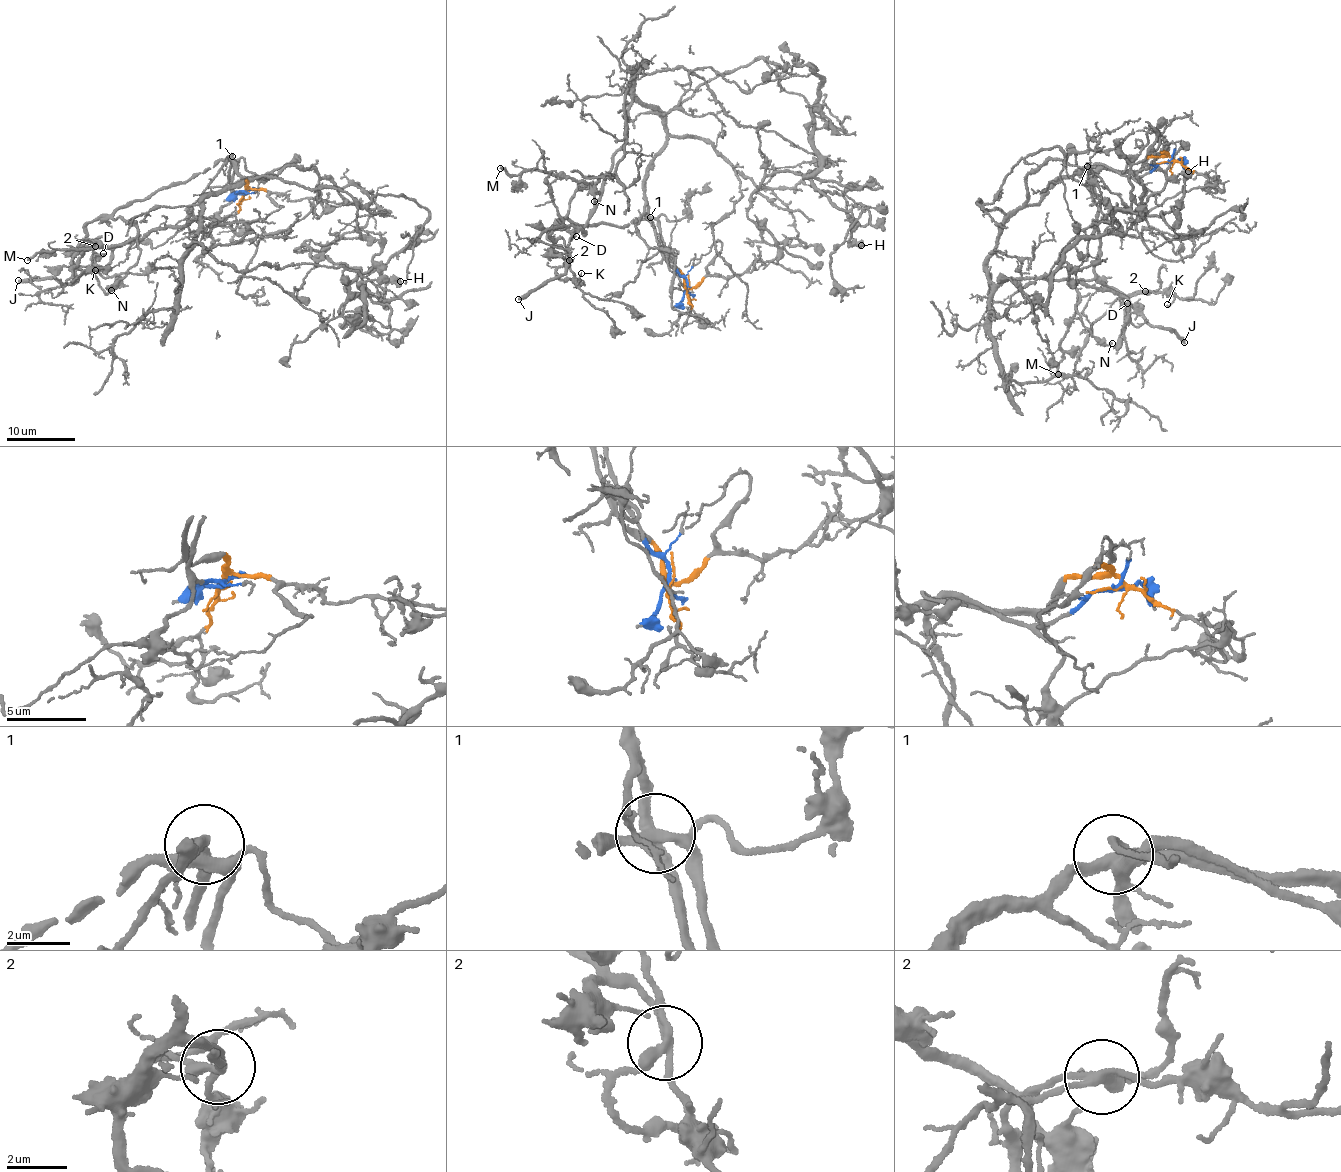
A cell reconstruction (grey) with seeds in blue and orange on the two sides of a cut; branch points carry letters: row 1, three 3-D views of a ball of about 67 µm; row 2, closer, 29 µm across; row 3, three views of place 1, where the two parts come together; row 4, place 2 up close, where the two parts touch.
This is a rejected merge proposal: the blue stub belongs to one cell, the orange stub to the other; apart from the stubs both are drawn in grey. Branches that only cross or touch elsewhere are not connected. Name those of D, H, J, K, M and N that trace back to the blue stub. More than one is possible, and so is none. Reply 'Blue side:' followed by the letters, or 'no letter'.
Blue side: D, J, K, M, N

